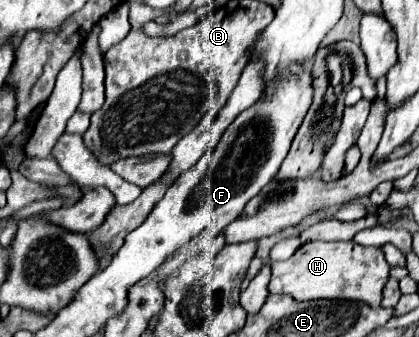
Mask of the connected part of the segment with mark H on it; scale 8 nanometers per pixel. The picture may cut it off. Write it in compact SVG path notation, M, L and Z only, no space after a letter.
M352 240L348 242L308 242L302 244L288 260L284 262L272 262L272 276L268 282L270 294L290 294L294 300L358 300L366 302L370 306L380 306L382 300L382 288L386 284L386 278L390 274L390 266L384 258L382 248L376 246L360 246Z

